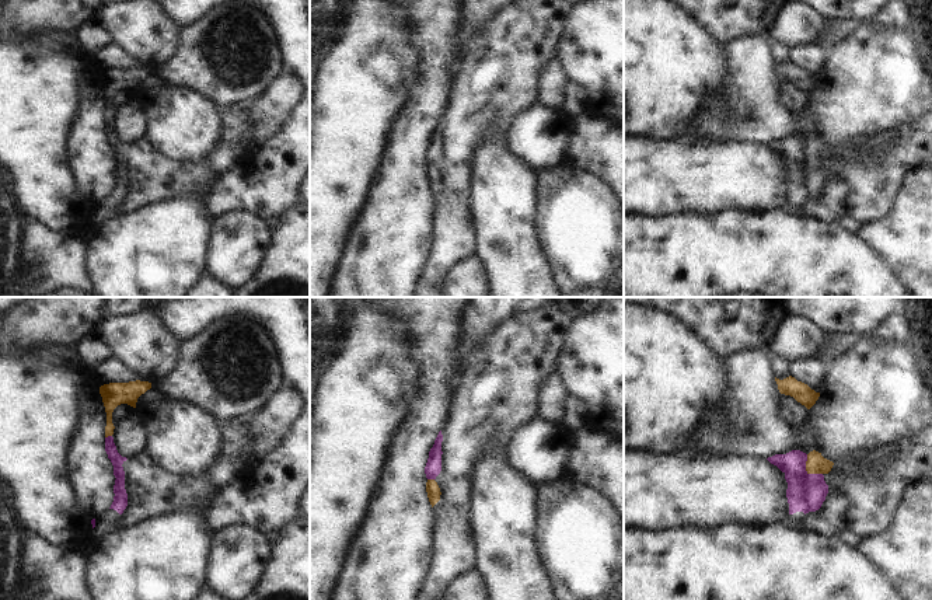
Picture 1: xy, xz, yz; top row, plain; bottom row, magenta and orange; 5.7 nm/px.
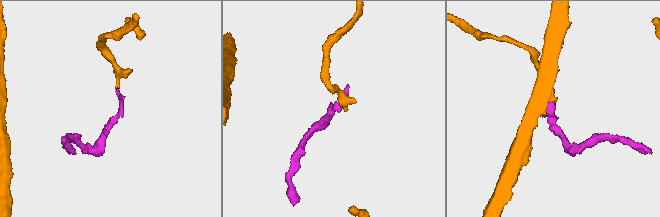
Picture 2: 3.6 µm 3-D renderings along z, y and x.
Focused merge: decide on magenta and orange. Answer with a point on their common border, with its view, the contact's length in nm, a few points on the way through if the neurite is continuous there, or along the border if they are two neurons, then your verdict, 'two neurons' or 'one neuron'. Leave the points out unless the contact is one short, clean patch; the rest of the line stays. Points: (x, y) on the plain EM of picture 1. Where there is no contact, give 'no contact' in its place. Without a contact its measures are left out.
contact yz (805, 156); length 150 nm; way yz (806, 178), (805, 156), (816, 149); one neuron

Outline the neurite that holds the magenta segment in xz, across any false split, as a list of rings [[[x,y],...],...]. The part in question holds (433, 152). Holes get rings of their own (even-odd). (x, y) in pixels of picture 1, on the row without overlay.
[[[440,116],[434,126],[433,133],[429,137],[429,144],[425,153],[425,160],[427,164],[426,178],[427,178],[427,184],[429,184],[432,193],[440,186],[440,181],[441,181],[440,174],[437,168],[434,167],[436,163],[441,157],[441,140],[443,140],[441,128],[443,128],[443,121]]]

